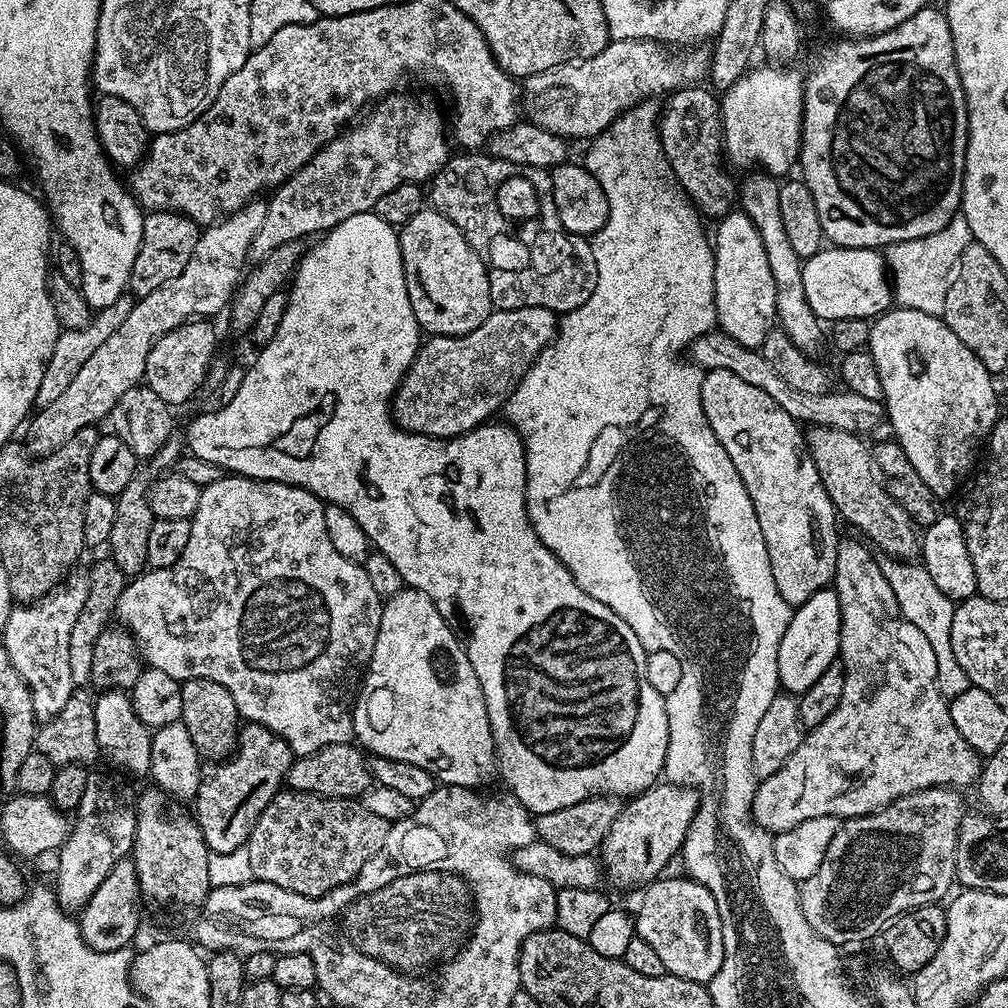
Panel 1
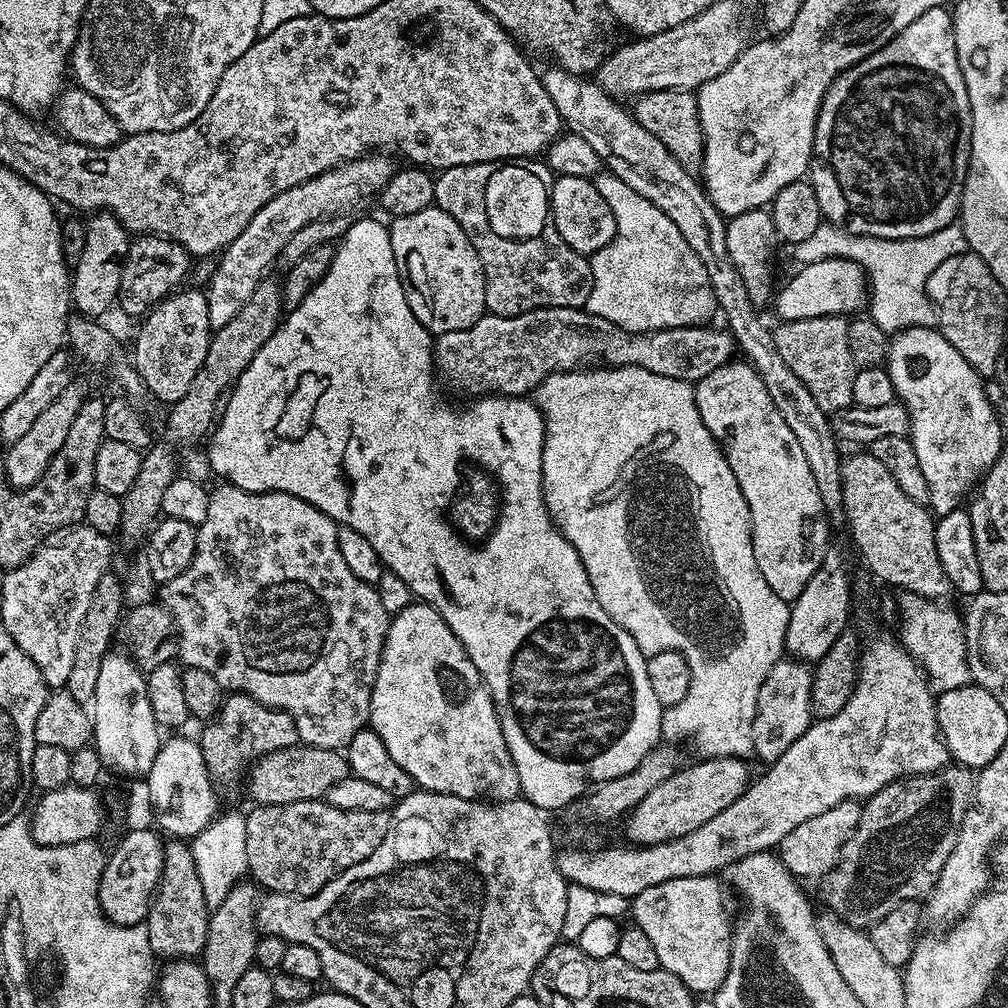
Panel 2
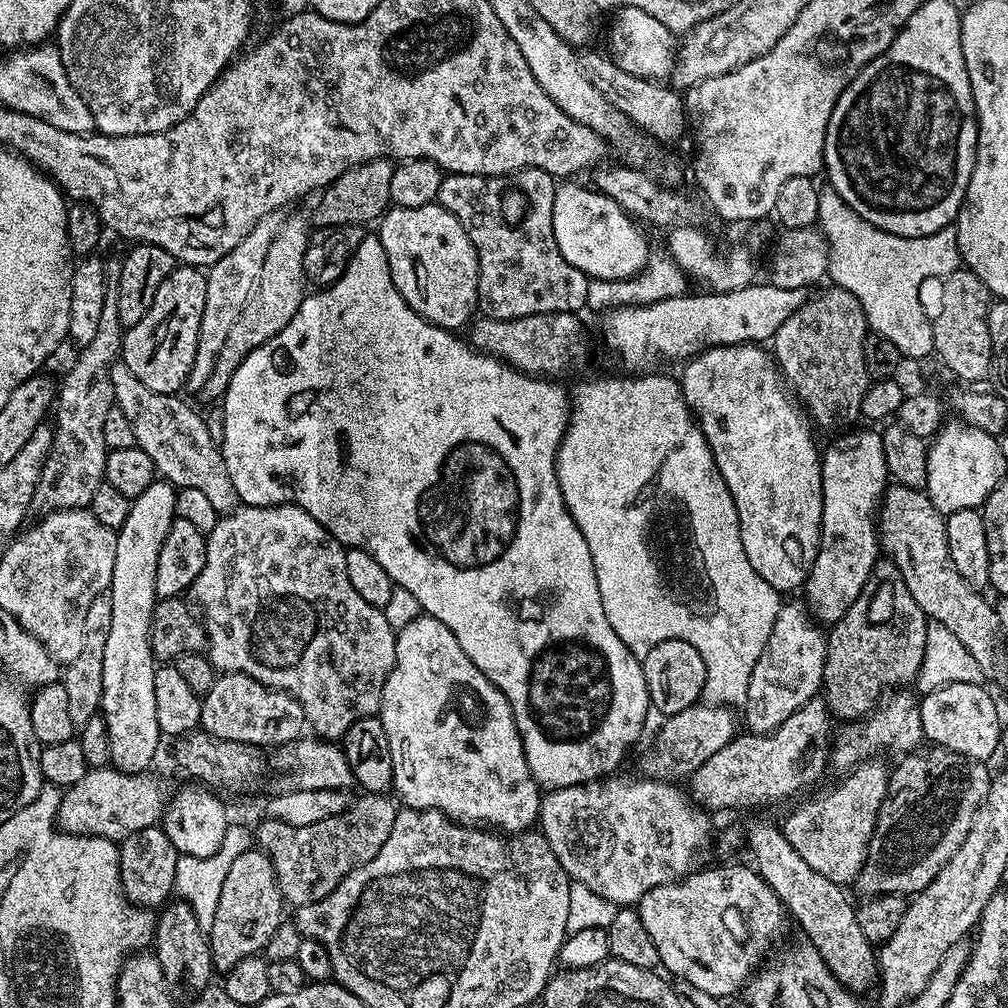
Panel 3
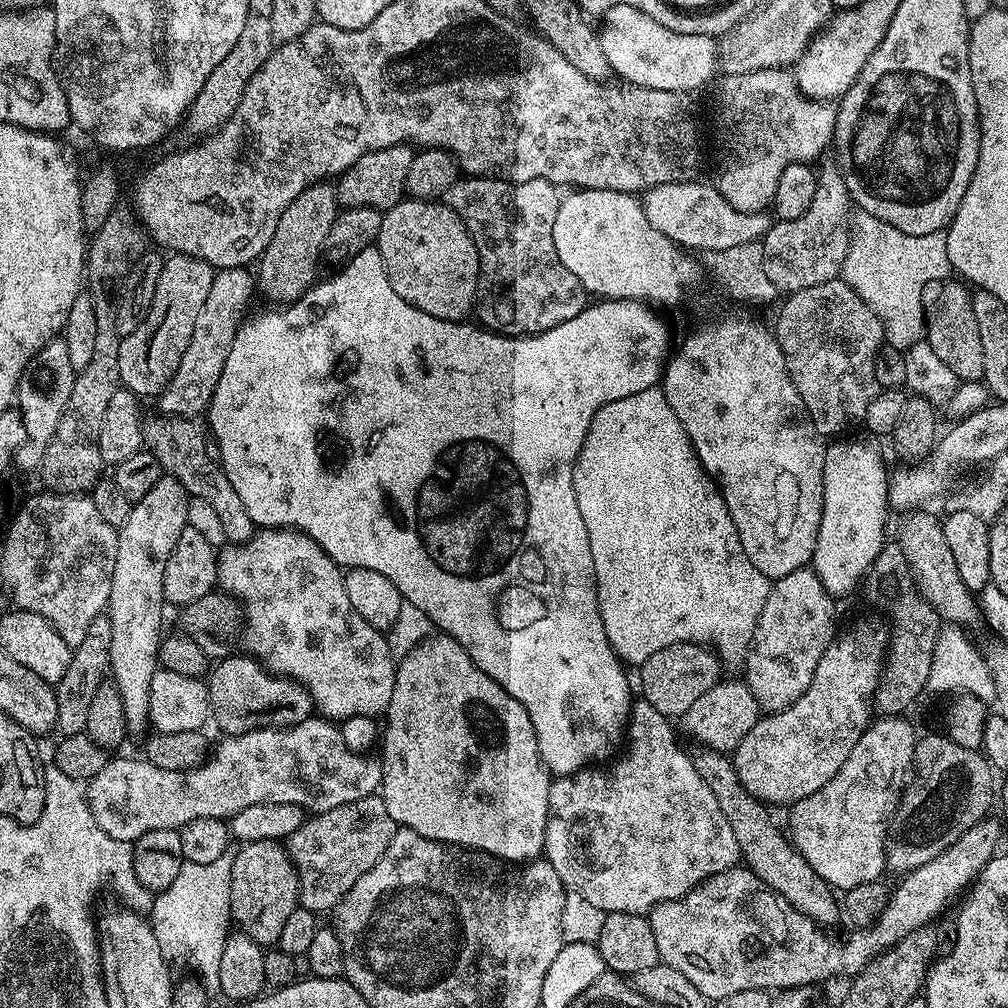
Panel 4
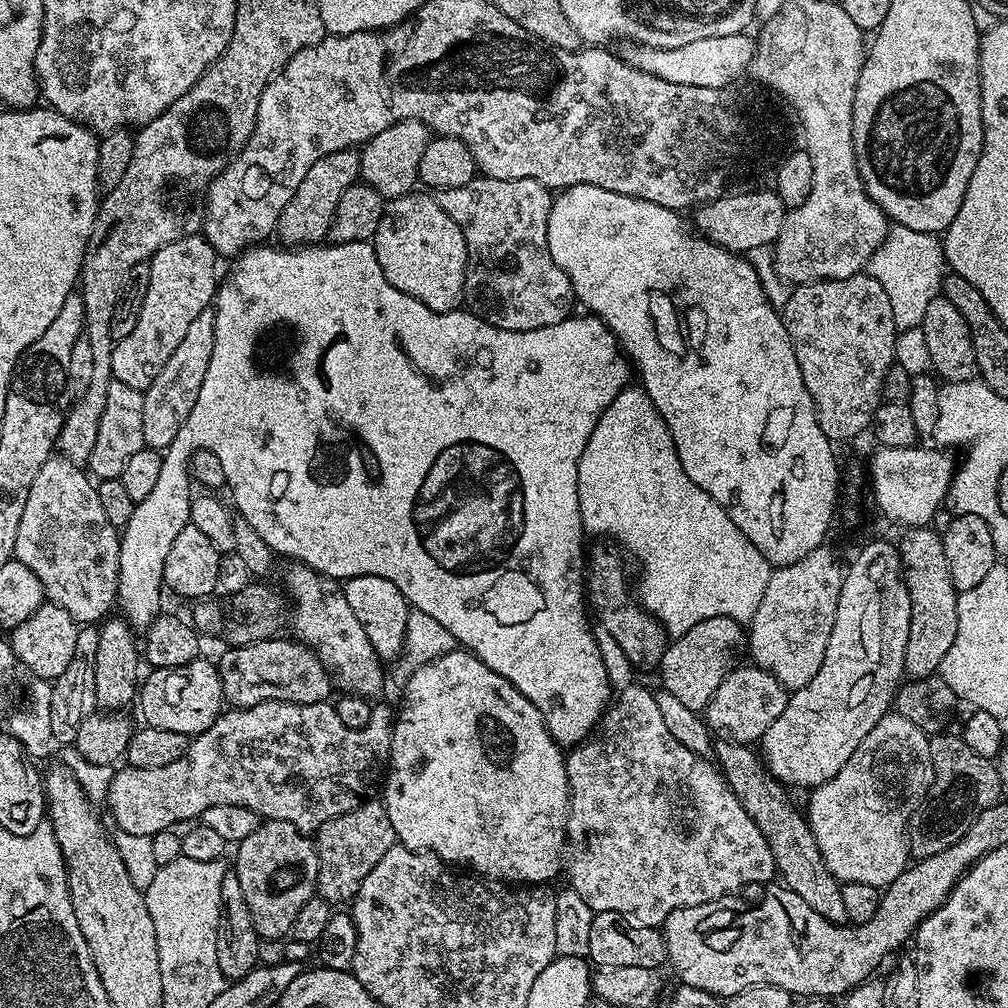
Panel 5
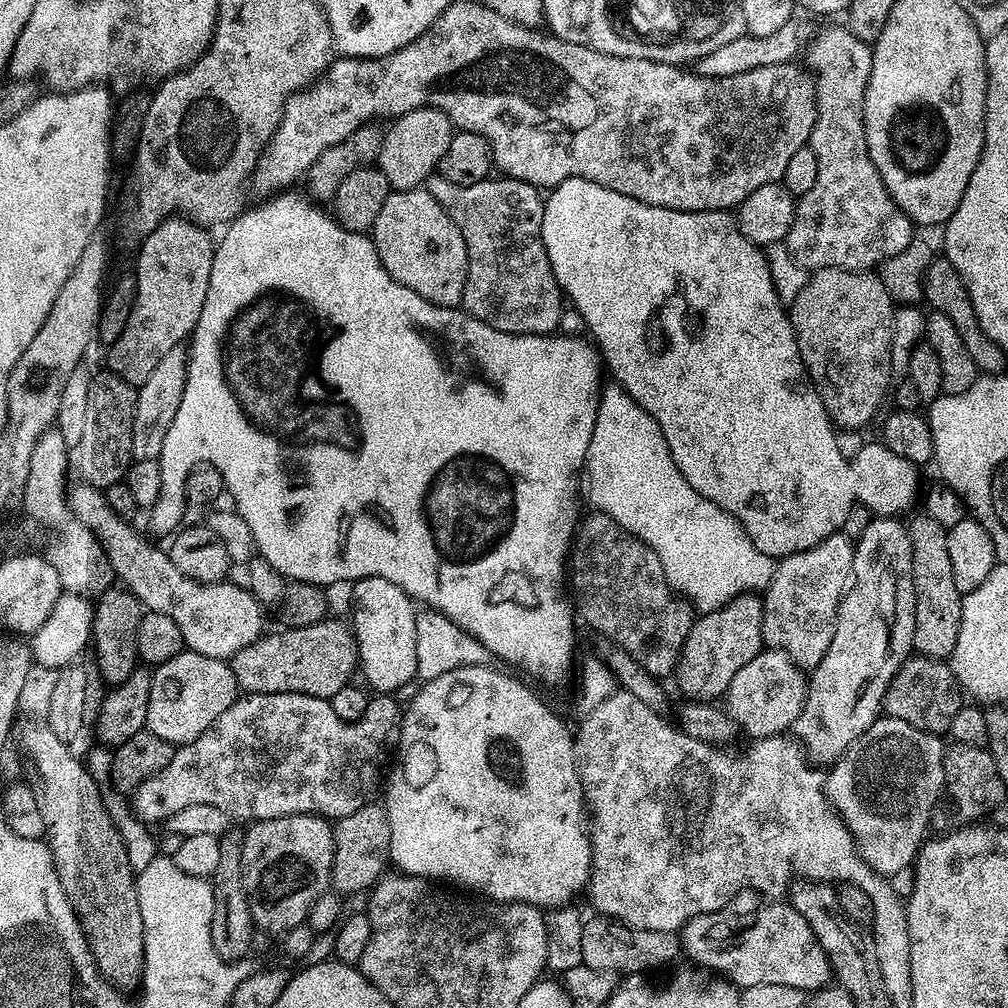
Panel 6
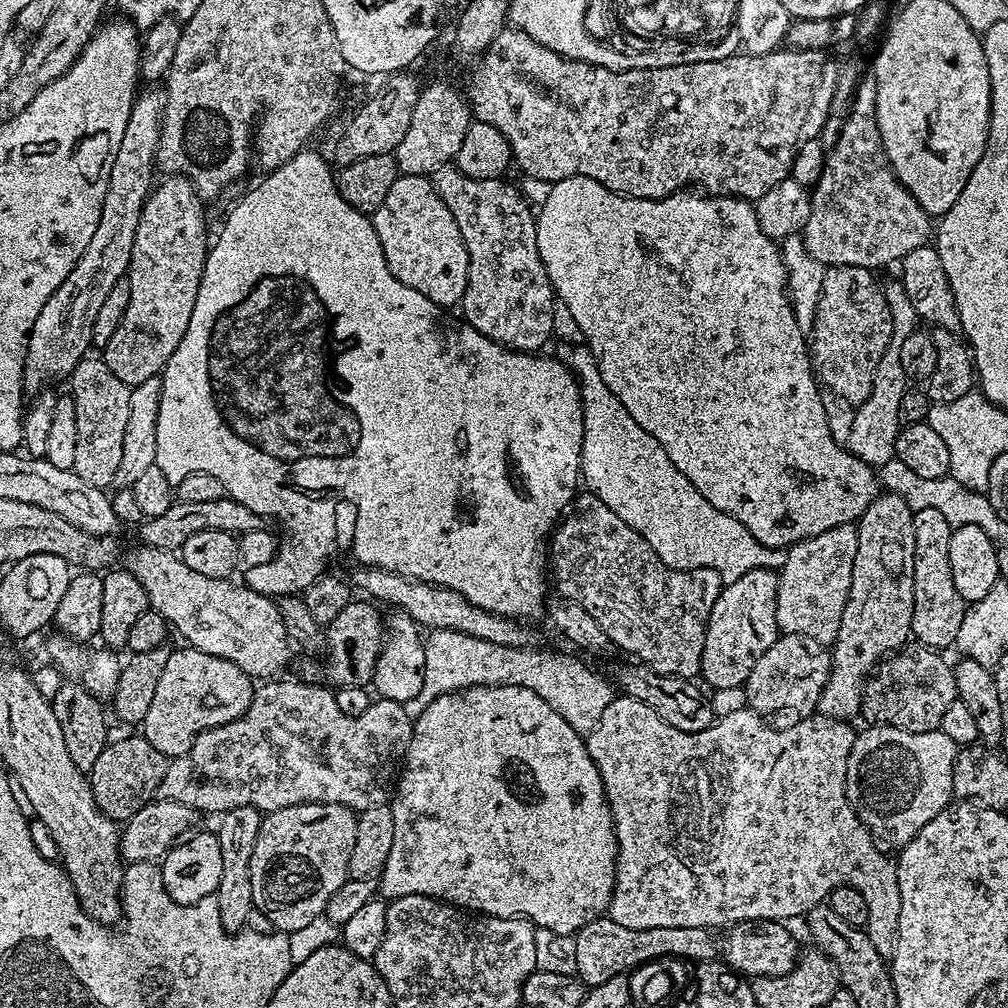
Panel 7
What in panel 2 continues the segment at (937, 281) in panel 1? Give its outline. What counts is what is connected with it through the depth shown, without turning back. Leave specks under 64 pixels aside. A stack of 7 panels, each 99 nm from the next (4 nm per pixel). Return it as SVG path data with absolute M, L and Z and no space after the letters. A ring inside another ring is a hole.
M822 222L806 242L798 242L794 246L797 265L803 266L810 262L822 262L827 256L834 258L846 258L850 262L858 262L862 266L865 276L868 277L870 289L870 315L882 330L889 334L895 334L907 328L936 328L938 324L938 308L928 297L928 279L943 266L944 263L955 261L956 257L963 256L969 251L966 242L964 227L959 222L953 222L942 226L942 230L934 230L934 234L926 234L922 238L902 238L891 240L890 238L878 238L877 236L859 236L848 232L844 228L835 228L833 224Z

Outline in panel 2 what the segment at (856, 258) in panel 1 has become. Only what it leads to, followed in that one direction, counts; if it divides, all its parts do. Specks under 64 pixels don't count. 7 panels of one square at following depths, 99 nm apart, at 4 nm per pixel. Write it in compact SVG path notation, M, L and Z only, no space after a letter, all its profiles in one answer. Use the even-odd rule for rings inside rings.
M827 256L822 262L810 262L796 271L800 272L794 273L792 281L774 296L774 305L781 321L823 316L847 317L859 313L863 309L860 307L869 303L868 277L858 262Z

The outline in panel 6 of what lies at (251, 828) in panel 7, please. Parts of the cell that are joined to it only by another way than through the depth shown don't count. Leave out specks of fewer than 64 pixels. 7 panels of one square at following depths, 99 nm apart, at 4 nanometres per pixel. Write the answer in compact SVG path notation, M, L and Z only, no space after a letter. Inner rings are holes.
M229 830L220 837L218 850L218 866L210 877L212 893L214 894L214 914L210 922L210 938L214 942L214 950L219 956L229 962L240 962L244 955L251 953L251 934L254 929L250 902L246 898L246 890L242 882L242 846L244 832Z

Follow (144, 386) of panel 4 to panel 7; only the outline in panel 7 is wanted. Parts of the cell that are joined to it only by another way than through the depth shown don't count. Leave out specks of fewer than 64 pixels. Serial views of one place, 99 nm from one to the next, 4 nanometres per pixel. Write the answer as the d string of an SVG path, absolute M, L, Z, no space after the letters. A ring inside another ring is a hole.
M172 174L164 178L161 184L159 181L149 192L148 201L138 218L134 250L130 250L126 273L126 279L130 282L130 304L126 306L126 314L122 314L122 323L118 325L118 330L114 330L110 342L106 342L102 350L102 359L106 366L110 366L114 375L130 386L160 376L170 354L178 350L178 342L182 342L186 326L190 326L190 314L194 314L194 302L198 298L198 286L202 282L202 270L206 266L210 247L210 232L208 236L204 207L205 201L196 192L196 187L184 176Z

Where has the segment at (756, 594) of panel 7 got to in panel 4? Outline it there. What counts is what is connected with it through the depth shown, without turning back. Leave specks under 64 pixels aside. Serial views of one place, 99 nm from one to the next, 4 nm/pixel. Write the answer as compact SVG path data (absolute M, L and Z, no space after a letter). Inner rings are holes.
M665 644L649 652L652 653L640 672L640 688L644 691L641 693L643 699L648 700L650 706L654 706L654 710L658 710L658 714L663 716L683 717L684 712L690 710L690 706L694 706L694 702L698 702L698 698L702 698L702 694L706 694L706 690L713 688L721 679L722 661L711 647L702 644Z

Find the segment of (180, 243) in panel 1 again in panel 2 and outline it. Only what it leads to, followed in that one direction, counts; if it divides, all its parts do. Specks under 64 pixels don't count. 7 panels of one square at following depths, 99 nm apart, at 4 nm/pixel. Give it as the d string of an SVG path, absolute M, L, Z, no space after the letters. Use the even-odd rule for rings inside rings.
M137 235L124 255L118 308L128 316L147 316L164 297L172 295L185 283L183 280L188 272L188 263L188 251L178 242L167 240L165 236Z

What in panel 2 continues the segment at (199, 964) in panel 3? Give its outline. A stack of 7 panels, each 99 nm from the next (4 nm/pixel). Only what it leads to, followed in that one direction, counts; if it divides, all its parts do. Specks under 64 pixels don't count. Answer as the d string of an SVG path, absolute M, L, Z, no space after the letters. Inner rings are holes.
M169 839L164 845L162 878L152 897L146 921L154 956L164 962L199 957L206 946L209 915L206 894L202 894L202 878L198 878L191 847L183 839Z

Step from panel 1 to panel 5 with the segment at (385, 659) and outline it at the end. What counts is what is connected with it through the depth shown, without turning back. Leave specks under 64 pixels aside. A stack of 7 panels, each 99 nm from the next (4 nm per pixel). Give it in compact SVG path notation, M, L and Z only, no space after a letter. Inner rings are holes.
M453 650L434 658L408 679L402 693L404 701L395 713L393 724L393 744L391 759L386 767L386 779L383 781L384 796L382 803L386 814L390 814L390 826L394 826L397 841L416 852L430 852L452 866L469 864L477 877L497 882L507 882L512 886L544 886L562 872L562 853L566 848L566 829L568 826L568 779L566 778L566 759L561 745L550 734L538 706L526 698L502 674L494 674L477 656L467 650Z

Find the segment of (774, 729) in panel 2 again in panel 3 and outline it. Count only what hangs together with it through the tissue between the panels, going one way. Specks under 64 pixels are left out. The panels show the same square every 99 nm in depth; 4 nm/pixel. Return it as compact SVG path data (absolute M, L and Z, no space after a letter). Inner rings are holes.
M781 603L778 618L758 662L750 674L750 686L742 705L747 731L773 732L790 714L817 699L824 683L824 663L828 653L825 633L803 603Z

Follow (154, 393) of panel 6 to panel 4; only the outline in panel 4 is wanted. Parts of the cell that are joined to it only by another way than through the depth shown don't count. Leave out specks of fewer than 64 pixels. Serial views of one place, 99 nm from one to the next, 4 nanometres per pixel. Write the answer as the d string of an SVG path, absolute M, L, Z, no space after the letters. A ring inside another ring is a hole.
M229 266L219 269L213 275L210 294L206 294L206 302L202 302L202 310L198 310L194 331L182 353L182 360L178 362L178 370L174 370L170 382L158 397L161 413L192 418L197 415L195 412L203 413L207 409L212 391L222 374L222 366L230 354L230 346L236 337L240 310L248 298L248 290L254 286L253 273L251 276L248 271L244 266Z

